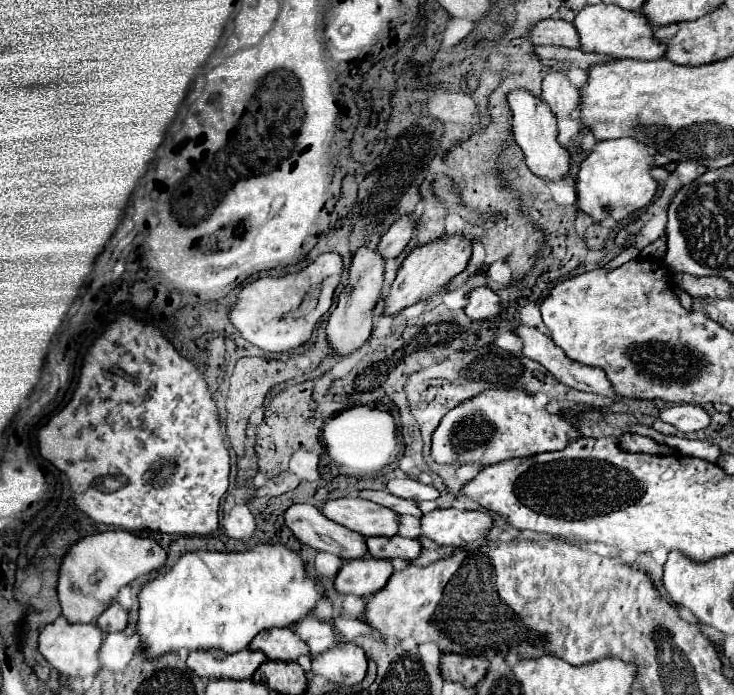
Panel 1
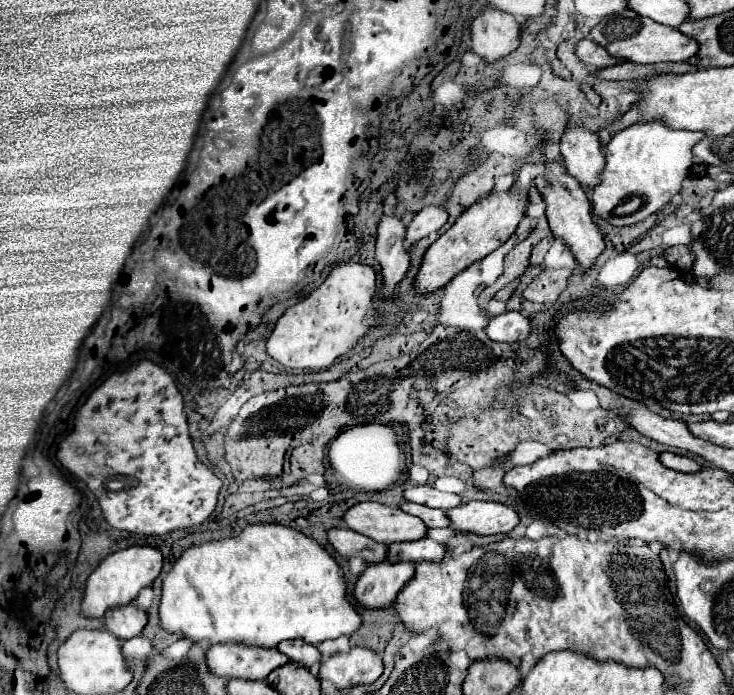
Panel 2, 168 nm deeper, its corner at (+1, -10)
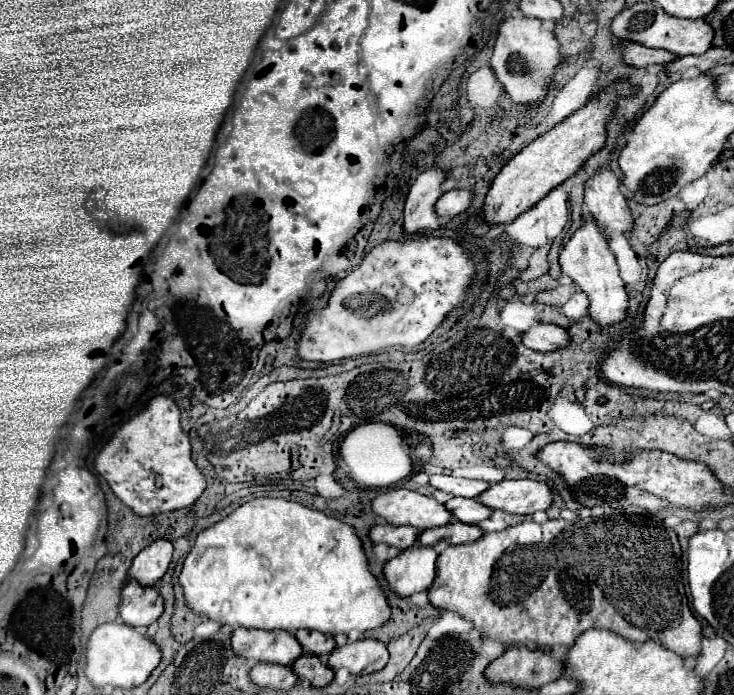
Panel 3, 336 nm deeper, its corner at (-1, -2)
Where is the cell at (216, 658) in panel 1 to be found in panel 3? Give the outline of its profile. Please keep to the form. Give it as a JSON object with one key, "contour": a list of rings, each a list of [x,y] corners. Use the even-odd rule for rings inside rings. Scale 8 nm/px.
{"contour":[[[235,628],[231,634],[231,650],[235,656],[243,656],[251,662],[271,664],[293,664],[303,648],[291,632],[269,632],[269,630],[247,630]]]}

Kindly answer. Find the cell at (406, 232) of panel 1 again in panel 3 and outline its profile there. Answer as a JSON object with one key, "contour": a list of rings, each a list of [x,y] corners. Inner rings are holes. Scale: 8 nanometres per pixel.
{"contour":[[[449,190],[435,202],[435,214],[439,218],[453,218],[465,212],[471,204],[471,192],[467,190]]]}

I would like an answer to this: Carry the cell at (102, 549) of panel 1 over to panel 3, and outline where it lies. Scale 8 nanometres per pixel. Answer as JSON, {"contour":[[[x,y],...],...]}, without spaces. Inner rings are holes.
{"contour":[[[155,540],[153,544],[143,548],[131,560],[125,582],[135,580],[135,582],[141,582],[141,584],[153,586],[167,572],[169,564],[171,564],[171,552],[173,552],[173,546],[171,546],[169,540]]]}

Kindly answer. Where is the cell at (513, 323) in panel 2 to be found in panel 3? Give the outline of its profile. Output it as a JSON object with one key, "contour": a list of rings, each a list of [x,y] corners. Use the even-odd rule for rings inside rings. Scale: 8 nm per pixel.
{"contour":[[[539,324],[527,332],[521,334],[523,344],[531,350],[539,350],[539,352],[547,352],[547,350],[557,350],[561,346],[567,344],[569,336],[567,330],[557,326],[557,324]]]}

